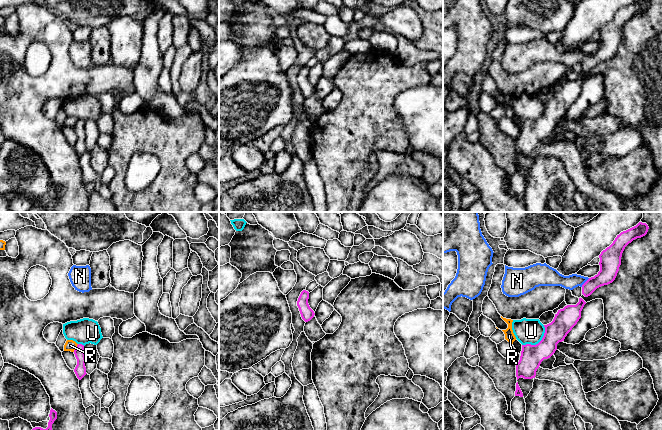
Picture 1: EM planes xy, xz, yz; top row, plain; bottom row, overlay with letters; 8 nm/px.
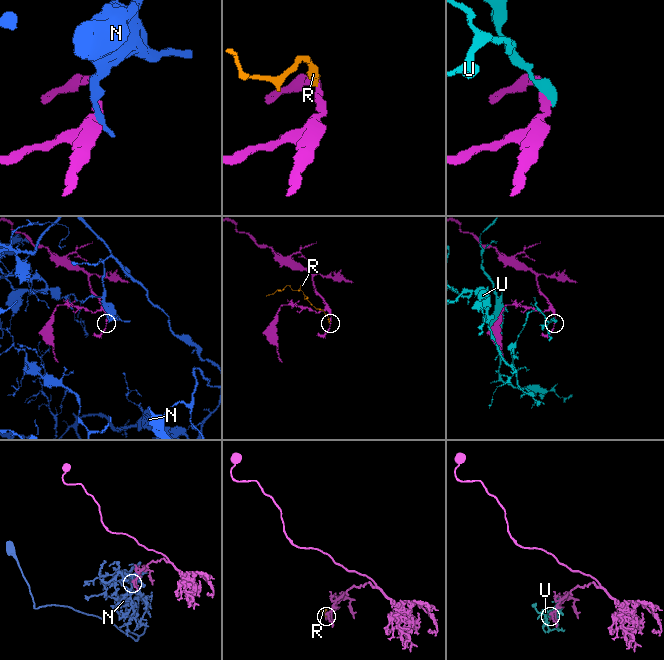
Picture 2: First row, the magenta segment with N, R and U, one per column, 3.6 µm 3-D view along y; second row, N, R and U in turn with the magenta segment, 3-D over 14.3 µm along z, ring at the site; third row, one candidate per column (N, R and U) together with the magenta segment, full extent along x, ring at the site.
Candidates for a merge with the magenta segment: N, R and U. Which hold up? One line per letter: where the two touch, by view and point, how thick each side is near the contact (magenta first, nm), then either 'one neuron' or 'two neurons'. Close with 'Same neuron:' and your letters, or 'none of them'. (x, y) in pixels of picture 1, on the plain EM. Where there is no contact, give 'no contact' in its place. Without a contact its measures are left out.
N: meets magenta in yz at (585, 58); 160 nm thick on the magenta side, 120 nm on the other; two neurons
R: meets magenta in xy at (75, 124); 100 nm thick on the magenta side, 90 nm on the other; two neurons
U: meets magenta in yz at (539, 118); 180 nm thick on the magenta side, 200 nm on the other; two neurons
Same neuron: none of them

